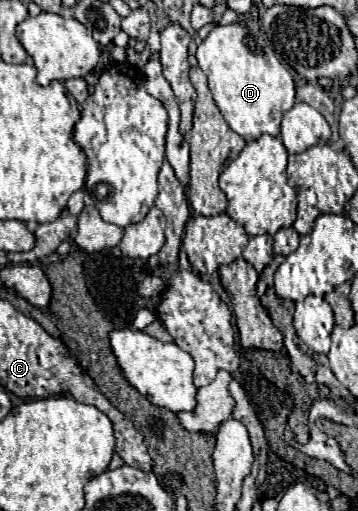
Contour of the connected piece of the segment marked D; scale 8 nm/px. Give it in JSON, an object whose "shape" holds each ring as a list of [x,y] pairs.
{"shape":[[[218,24],[198,46],[196,58],[208,78],[216,106],[234,132],[246,142],[252,142],[262,134],[280,134],[282,114],[294,106],[294,78],[284,66],[270,64],[264,56],[262,40],[254,36],[246,24]]]}

